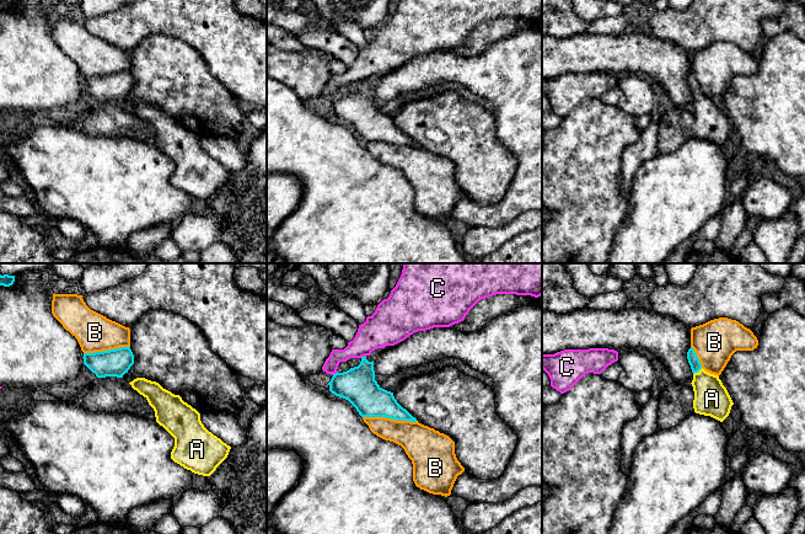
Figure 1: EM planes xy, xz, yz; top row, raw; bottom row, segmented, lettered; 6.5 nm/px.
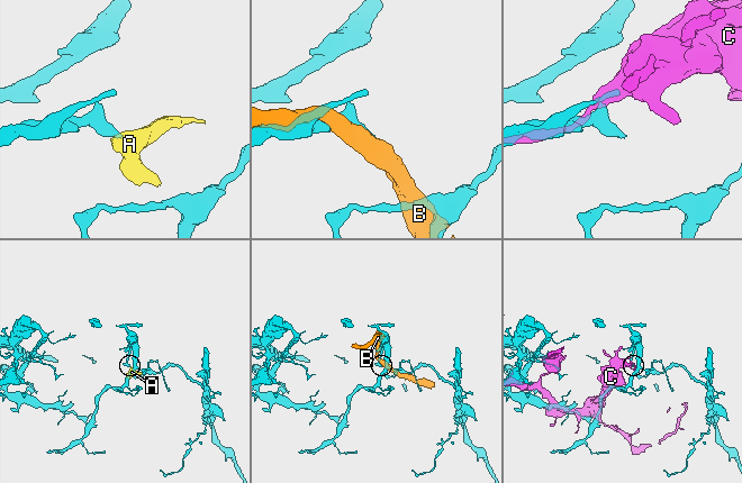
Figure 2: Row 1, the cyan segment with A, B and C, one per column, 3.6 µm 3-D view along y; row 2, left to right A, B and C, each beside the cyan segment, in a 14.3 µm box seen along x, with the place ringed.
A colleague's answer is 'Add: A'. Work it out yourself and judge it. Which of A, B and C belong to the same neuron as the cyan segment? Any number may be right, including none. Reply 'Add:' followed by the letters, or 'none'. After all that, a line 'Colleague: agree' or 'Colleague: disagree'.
Add: A
Colleague: agree

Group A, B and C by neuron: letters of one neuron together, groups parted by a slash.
A / B / C

